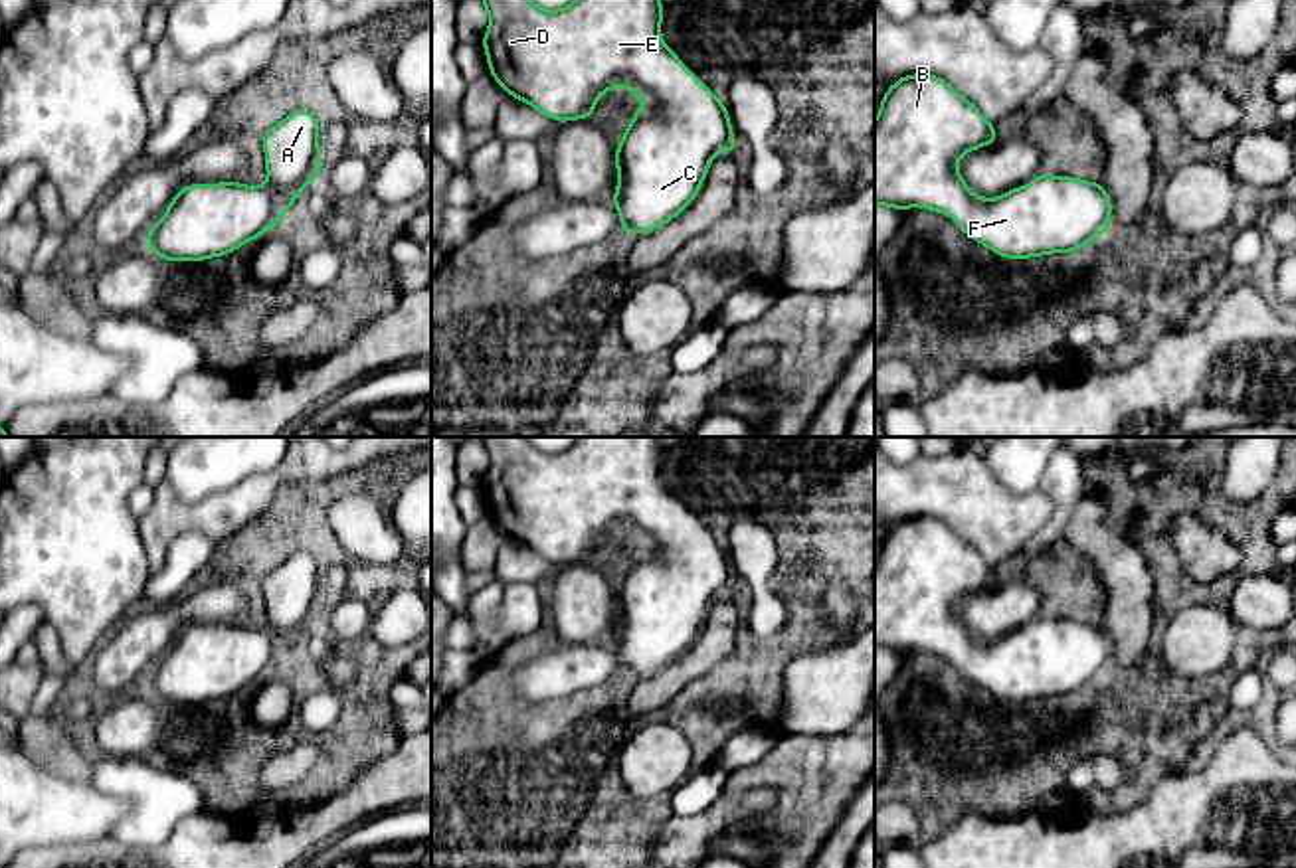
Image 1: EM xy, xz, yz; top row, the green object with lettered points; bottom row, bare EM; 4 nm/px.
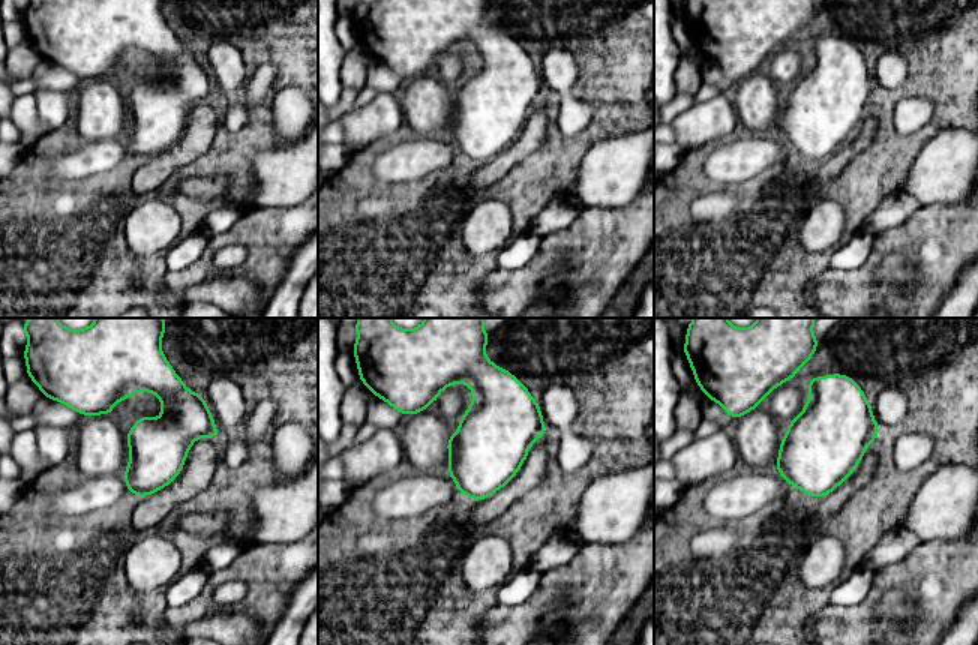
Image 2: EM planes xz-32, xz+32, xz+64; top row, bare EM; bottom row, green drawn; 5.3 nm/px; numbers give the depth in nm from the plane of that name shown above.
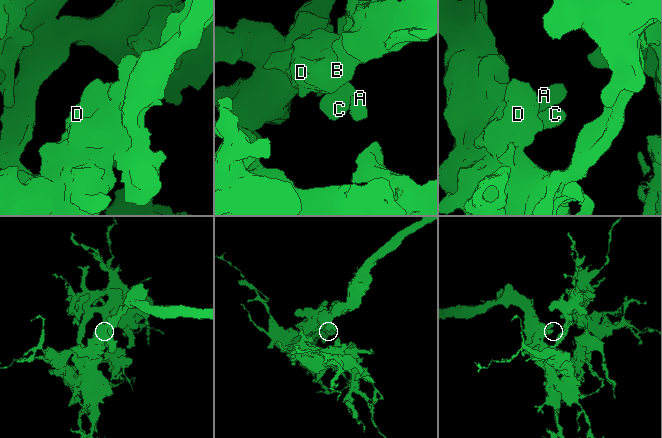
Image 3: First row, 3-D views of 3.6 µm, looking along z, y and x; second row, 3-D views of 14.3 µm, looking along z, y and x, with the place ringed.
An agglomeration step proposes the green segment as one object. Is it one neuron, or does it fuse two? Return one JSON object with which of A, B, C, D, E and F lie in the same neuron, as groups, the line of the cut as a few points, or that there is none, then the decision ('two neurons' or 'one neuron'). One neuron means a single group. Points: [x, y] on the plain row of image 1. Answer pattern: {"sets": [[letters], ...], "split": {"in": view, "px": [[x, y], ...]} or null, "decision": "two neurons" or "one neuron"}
{"sets": [["A", "B", "C", "D", "E", "F"]], "split": null, "decision": "one neuron"}

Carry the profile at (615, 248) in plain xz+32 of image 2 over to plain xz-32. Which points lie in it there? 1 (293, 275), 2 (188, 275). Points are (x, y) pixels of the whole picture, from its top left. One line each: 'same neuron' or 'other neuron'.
1: other neuron
2: same neuron

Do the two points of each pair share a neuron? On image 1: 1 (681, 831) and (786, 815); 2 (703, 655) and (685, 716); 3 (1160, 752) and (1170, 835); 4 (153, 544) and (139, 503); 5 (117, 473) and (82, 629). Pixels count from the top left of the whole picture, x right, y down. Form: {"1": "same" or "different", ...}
{"1": "same", "2": "different", "3": "different", "4": "different", "5": "same"}

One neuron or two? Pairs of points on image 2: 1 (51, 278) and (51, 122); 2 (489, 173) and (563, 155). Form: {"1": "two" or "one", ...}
{"1": "two", "2": "two"}

